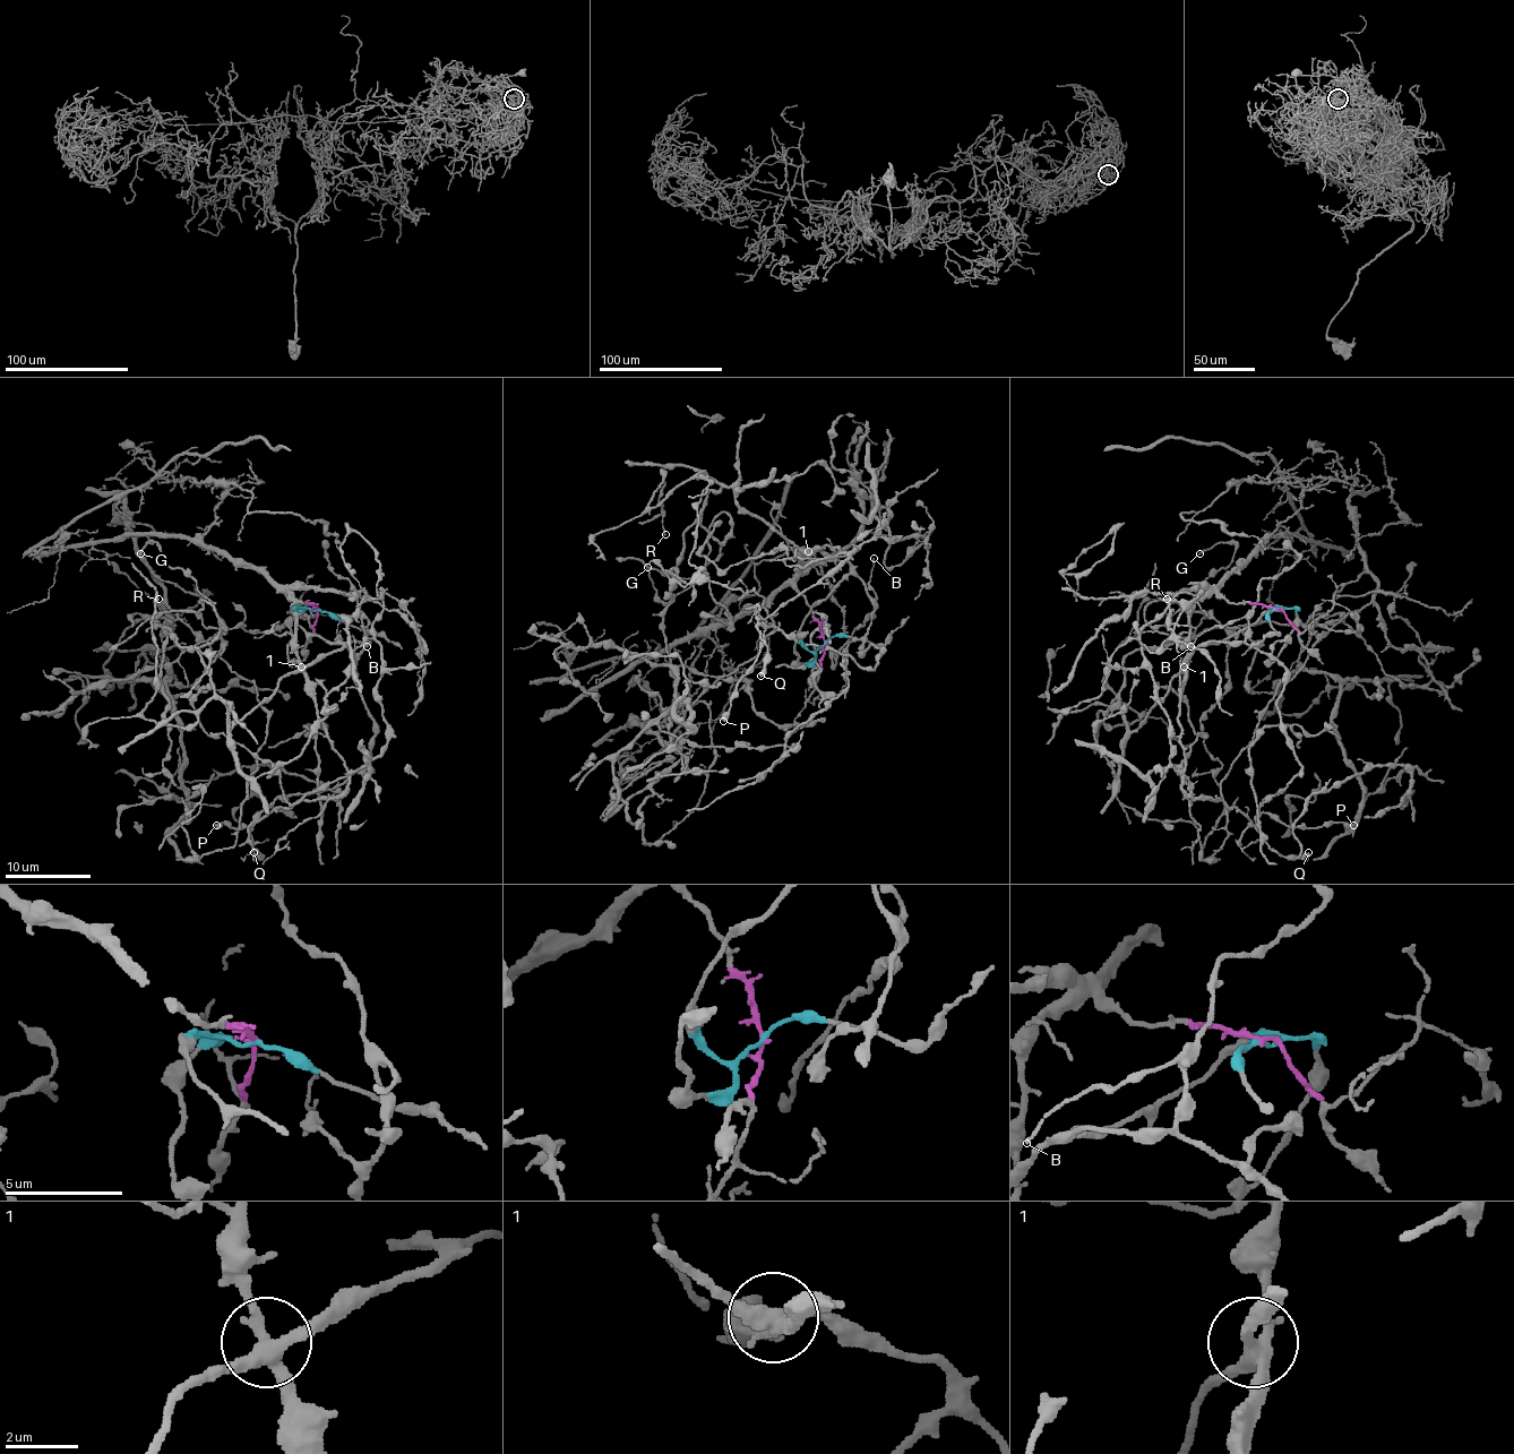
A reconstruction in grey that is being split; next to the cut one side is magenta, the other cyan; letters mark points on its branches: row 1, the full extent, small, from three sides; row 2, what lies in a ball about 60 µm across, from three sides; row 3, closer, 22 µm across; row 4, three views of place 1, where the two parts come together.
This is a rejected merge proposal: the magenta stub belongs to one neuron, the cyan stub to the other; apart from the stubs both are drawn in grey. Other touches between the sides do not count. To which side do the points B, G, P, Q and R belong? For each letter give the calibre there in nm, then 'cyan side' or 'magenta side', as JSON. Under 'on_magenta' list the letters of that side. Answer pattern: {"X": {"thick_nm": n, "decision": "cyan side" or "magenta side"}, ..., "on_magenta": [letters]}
{"B": {"thick_nm": 120, "decision": "cyan side"}, "G": {"thick_nm": 160, "decision": "cyan side"}, "P": {"thick_nm": 440, "decision": "cyan side"}, "Q": {"thick_nm": 440, "decision": "cyan side"}, "R": {"thick_nm": 110, "decision": "cyan side"}, "on_magenta": []}

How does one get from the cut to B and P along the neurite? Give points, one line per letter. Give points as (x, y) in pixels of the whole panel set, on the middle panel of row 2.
B: (823, 644), (815, 651), (803, 646), (806, 613), (856, 575), (872, 608), (870, 616), (872, 558)
P: (823, 644), (803, 646), (801, 622), (856, 575), (877, 665), (770, 627), (724, 721)

